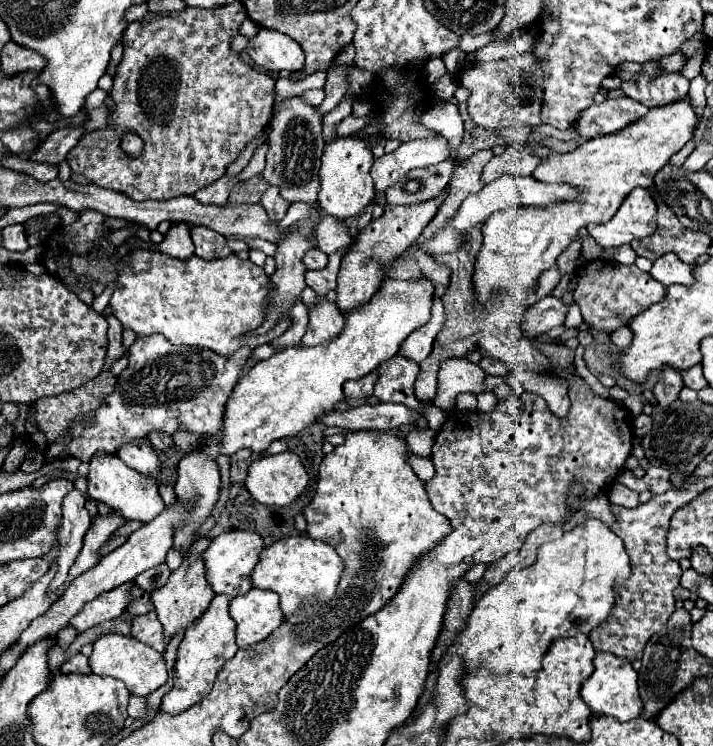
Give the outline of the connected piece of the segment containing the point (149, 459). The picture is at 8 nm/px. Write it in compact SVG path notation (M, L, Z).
M139 438L139 440L133 440L133 442L119 446L117 456L129 468L133 468L141 474L153 474L159 468L159 458L157 458L157 454L147 438Z

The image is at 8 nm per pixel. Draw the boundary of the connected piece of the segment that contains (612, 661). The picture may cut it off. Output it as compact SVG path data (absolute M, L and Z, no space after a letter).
M597 654L593 658L595 672L583 682L581 696L589 704L593 712L601 712L605 716L615 716L621 722L639 718L643 712L643 702L639 700L639 686L637 686L637 672L633 670L629 660L617 658L617 656L607 656L607 654Z

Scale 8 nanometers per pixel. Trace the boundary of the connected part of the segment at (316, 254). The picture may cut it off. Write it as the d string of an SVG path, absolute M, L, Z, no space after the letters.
M311 248L311 250L305 254L303 262L305 262L305 266L307 266L309 270L321 270L321 268L327 266L327 254L319 252L317 248Z

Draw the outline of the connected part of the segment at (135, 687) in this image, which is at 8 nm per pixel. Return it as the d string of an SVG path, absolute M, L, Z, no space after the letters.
M119 634L99 636L99 640L93 644L93 654L89 656L89 664L91 664L93 674L111 676L125 682L127 690L135 696L147 696L169 680L163 654L155 652L143 642L137 642L133 636L119 636Z

